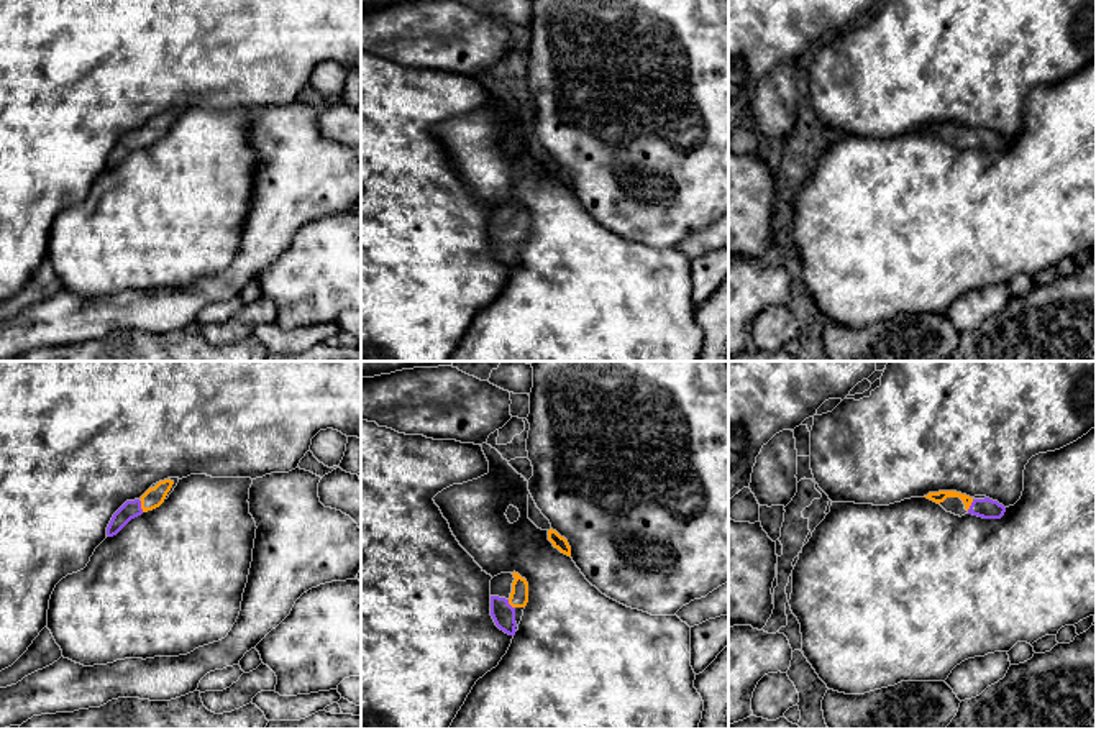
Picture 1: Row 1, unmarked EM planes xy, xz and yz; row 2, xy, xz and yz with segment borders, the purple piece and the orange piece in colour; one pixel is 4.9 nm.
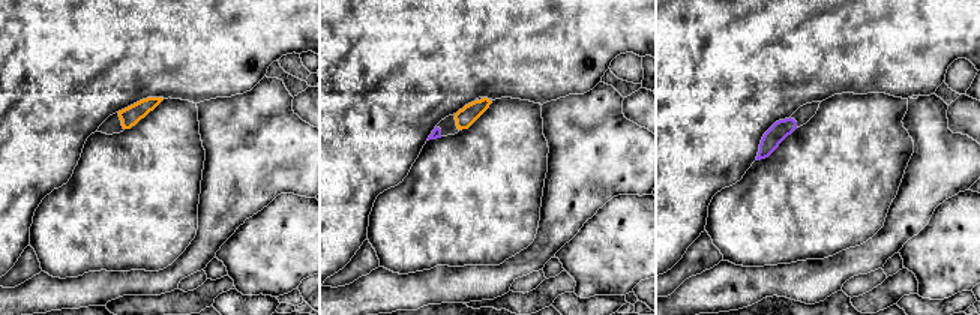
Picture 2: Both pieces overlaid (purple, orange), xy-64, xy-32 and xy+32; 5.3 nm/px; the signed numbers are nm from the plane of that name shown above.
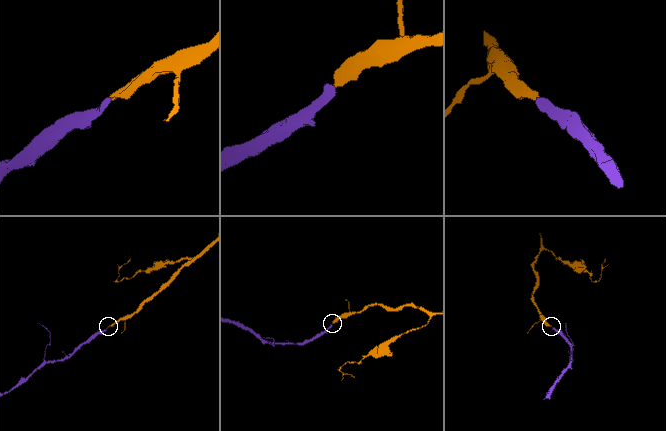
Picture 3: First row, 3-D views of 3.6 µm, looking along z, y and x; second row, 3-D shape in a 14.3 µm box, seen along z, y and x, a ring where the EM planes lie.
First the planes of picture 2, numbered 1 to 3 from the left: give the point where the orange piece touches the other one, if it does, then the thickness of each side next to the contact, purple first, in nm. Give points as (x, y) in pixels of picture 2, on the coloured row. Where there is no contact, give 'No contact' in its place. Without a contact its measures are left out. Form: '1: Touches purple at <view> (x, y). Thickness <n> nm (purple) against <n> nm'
1: No contact
2: No contact
3: No contact

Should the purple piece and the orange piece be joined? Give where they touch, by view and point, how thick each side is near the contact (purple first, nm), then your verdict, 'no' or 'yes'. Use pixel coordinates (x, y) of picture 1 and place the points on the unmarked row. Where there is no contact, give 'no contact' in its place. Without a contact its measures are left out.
meets purple in xy at (140, 138); 90 nm thick on the purple side, 100 nm on the other; yes

